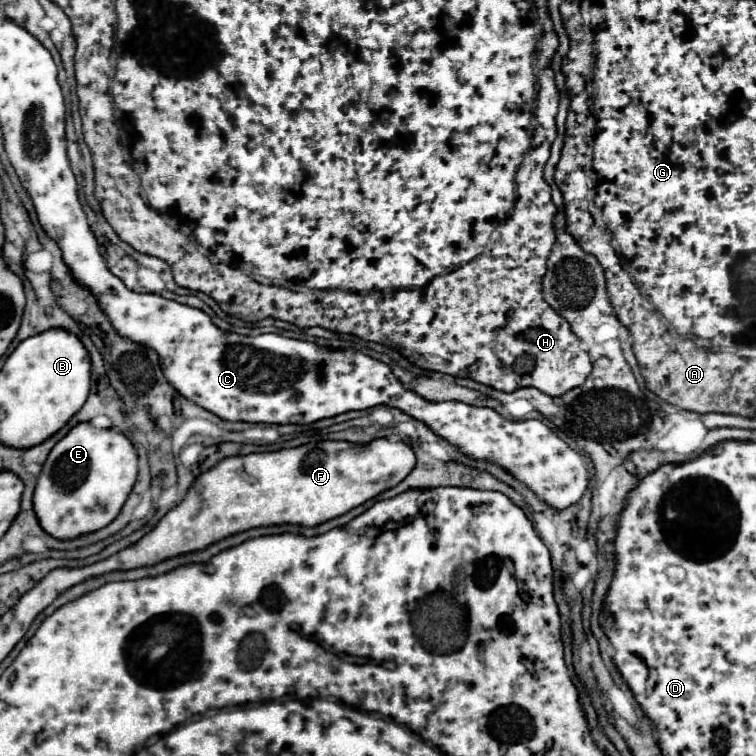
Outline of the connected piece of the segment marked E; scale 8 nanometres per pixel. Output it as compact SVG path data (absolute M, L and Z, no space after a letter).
M90 421L74 425L50 451L36 483L34 511L42 529L56 539L74 539L102 529L120 513L136 475L136 447L122 431L98 429Z

